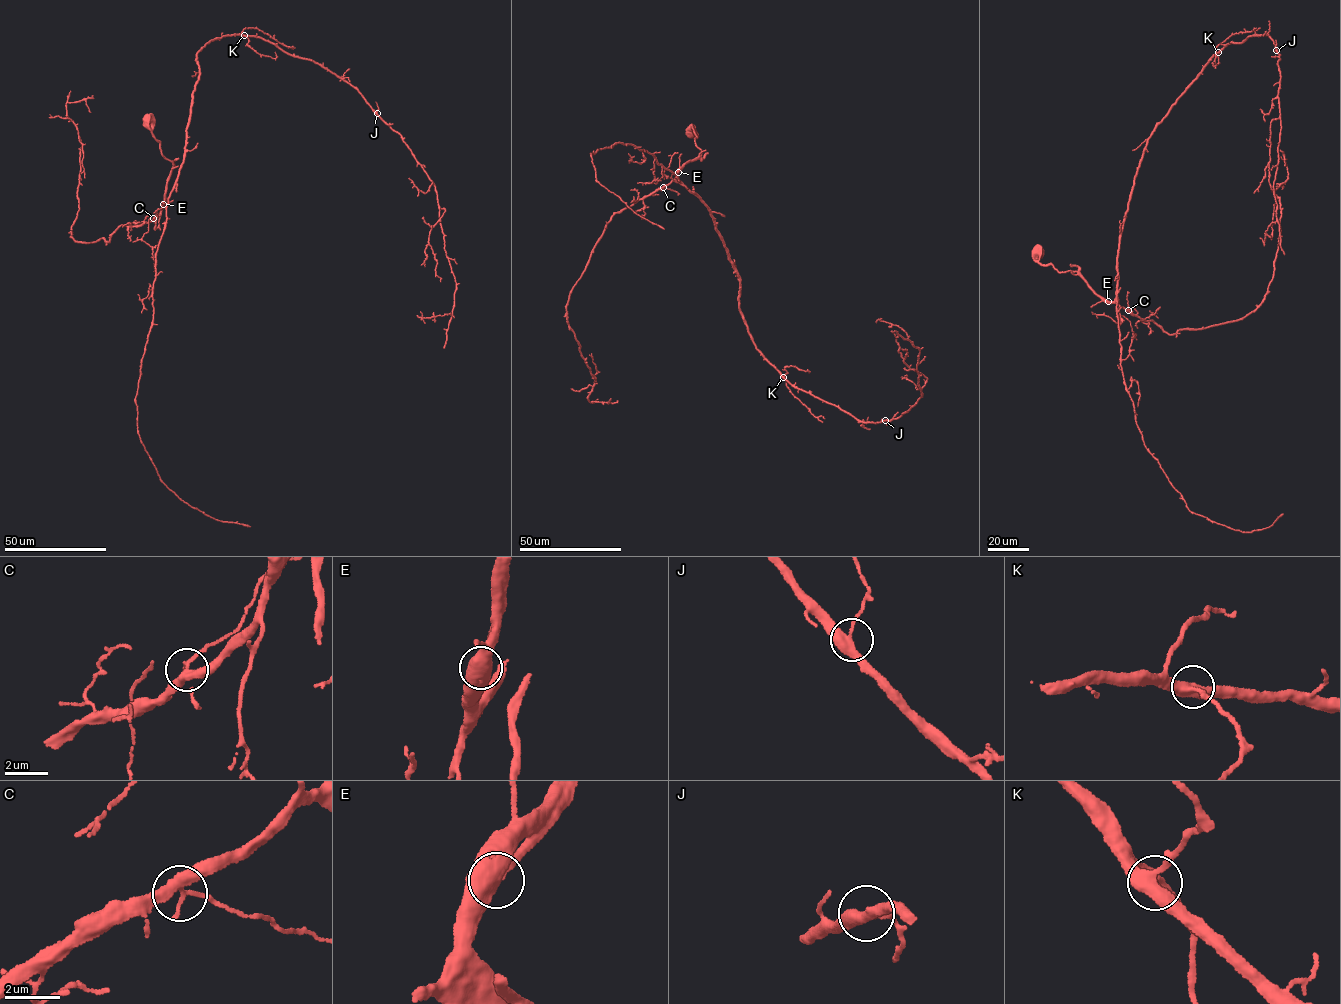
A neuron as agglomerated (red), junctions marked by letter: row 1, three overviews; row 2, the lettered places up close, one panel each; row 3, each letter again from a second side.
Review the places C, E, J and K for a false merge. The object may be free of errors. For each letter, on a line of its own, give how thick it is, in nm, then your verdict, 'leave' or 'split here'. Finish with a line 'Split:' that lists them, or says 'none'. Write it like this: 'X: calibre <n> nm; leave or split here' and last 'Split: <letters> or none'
C: calibre 280 nm; leave
E: calibre 650 nm; leave
J: calibre 360 nm; leave
K: calibre 420 nm; leave
Split: none

